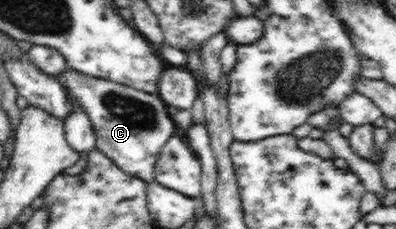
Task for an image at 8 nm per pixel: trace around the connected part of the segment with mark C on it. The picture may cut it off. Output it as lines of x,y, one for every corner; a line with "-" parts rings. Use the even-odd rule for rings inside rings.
72,69
54,77
73,95
73,99
90,118
97,139
96,149
125,173
152,182
160,150
176,129
176,124
168,114
168,105
157,94
144,93

